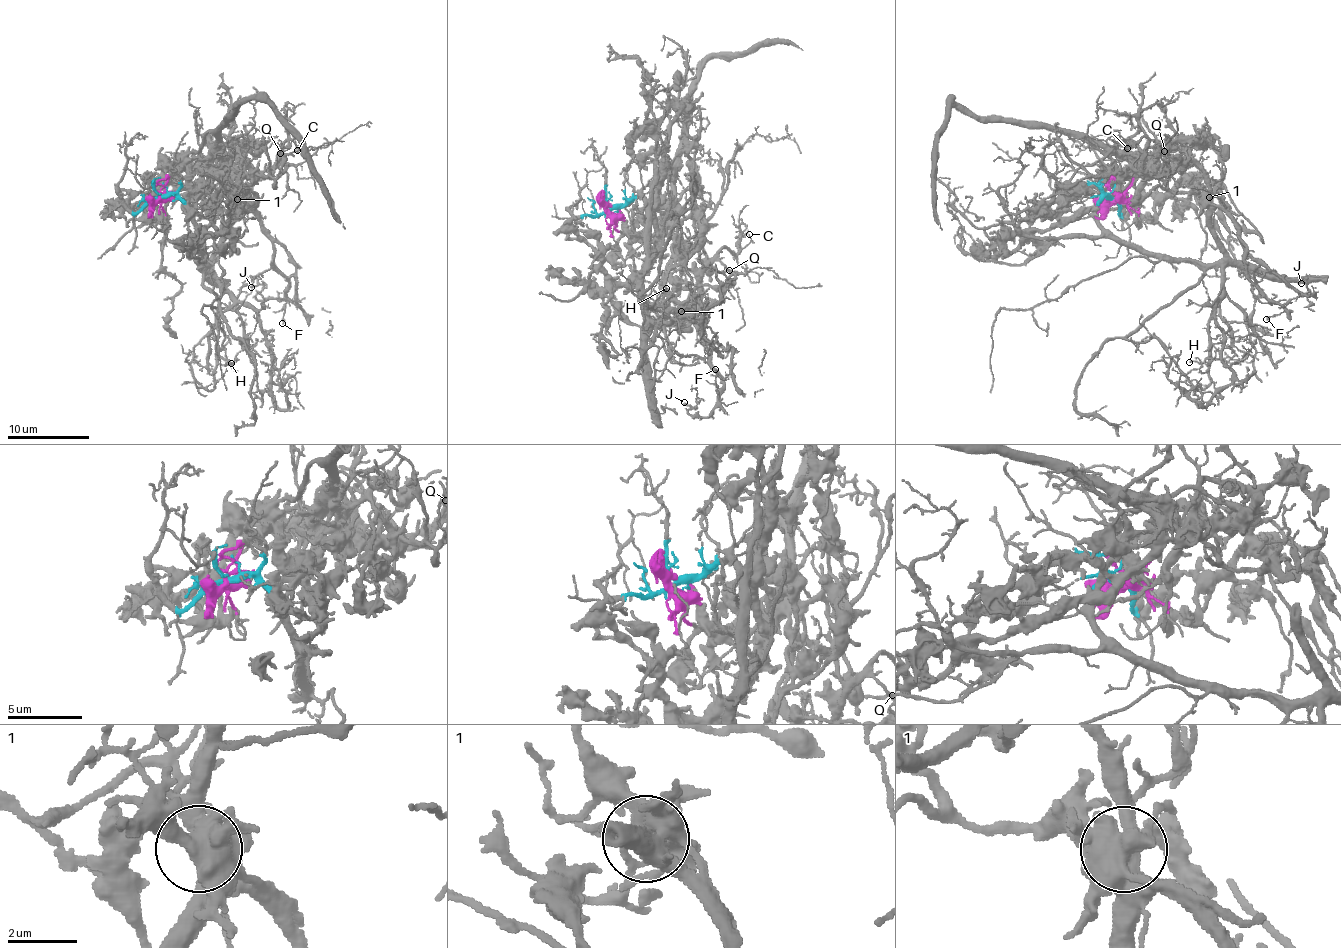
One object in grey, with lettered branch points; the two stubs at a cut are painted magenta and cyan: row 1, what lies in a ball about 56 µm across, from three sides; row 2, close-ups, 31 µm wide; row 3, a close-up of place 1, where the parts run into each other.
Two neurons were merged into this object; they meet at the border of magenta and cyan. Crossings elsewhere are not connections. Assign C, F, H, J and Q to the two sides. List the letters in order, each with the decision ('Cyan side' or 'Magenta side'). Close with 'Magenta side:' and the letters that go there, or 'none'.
C: Cyan side
F: Cyan side
H: Cyan side
J: Cyan side
Q: Cyan side
Magenta side: none

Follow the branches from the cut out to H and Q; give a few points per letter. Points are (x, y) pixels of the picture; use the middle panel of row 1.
H: (609, 210), (633, 198), (646, 205), (642, 297), (650, 320), (670, 319), (653, 308), (667, 287)
Q: (609, 210), (633, 198), (646, 205), (644, 314), (653, 322), (682, 311), (715, 260), (729, 271)

